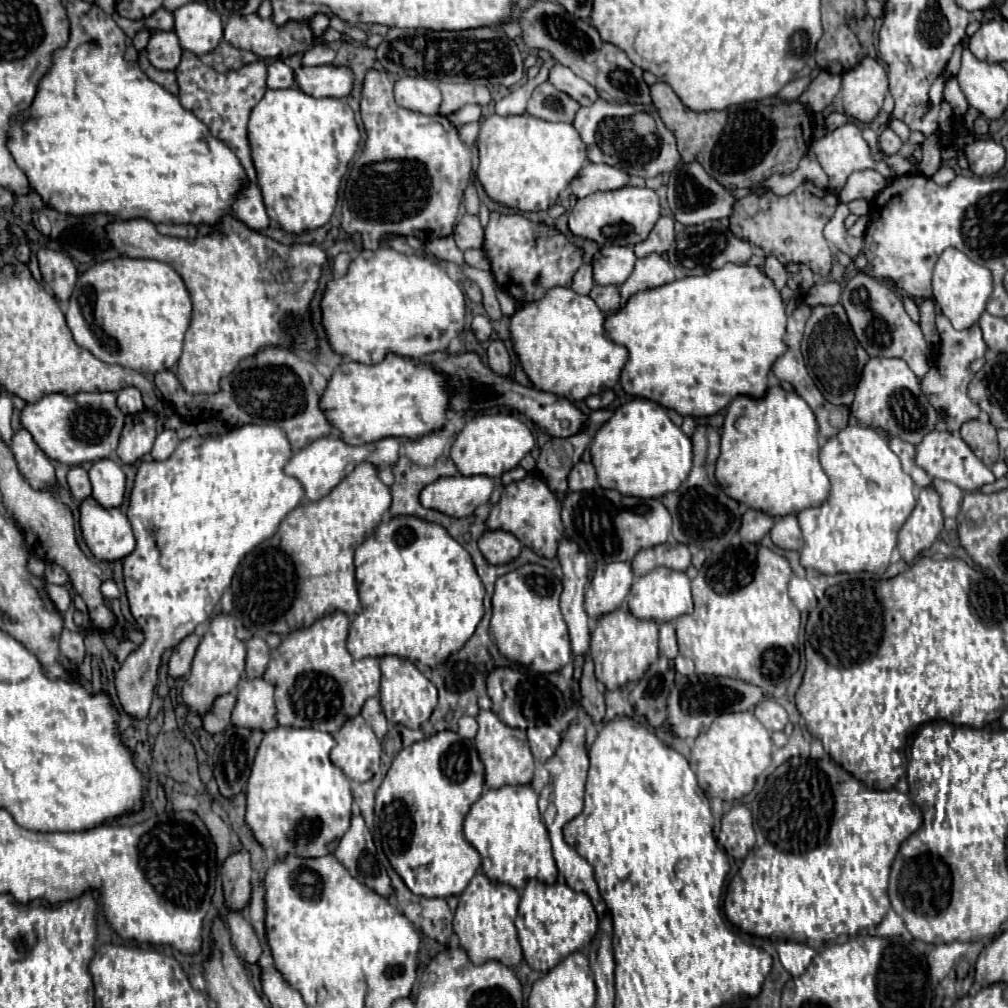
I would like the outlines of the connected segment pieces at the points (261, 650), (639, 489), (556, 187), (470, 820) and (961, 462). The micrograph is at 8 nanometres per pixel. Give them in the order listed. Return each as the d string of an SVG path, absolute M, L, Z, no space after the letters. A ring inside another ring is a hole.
M253 637L245 641L247 647L247 659L245 659L245 675L247 679L263 677L267 663L269 663L269 647L261 637Z
M647 399L621 405L591 443L591 461L597 467L599 485L641 499L657 499L677 489L691 471L691 457L691 439L667 417L659 403Z
M529 113L523 115L489 115L479 131L479 167L477 167L477 179L481 181L487 195L499 203L505 203L509 207L517 207L521 211L545 211L549 209L561 191L569 187L569 183L577 177L579 169L587 161L587 149L581 141L577 129L571 123L551 123L537 119Z
M531 785L487 789L467 813L463 833L465 839L479 851L483 859L483 873L491 883L505 883L515 889L523 889L529 879L539 879L547 885L557 881L549 835L537 809L537 793Z
M933 431L933 433L929 433L929 437L925 437L925 441L921 441L921 445L917 445L915 461L917 461L917 465L921 469L925 469L927 475L931 475L935 479L951 481L957 487L961 487L963 491L977 491L985 483L995 481L991 469L985 467L983 461L979 461L975 457L975 453L969 449L969 445L961 437L951 435L949 431Z

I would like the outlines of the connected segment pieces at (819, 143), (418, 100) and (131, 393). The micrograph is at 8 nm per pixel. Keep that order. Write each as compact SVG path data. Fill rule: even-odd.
M847 123L833 133L817 139L811 145L819 165L829 177L829 191L839 193L847 177L855 171L875 167L871 149L861 137L861 129L855 123Z
M401 77L395 83L395 101L425 115L437 115L441 105L441 91L425 77Z
M125 387L117 393L117 407L125 413L125 415L133 415L143 411L143 401L141 401L141 393L135 387Z

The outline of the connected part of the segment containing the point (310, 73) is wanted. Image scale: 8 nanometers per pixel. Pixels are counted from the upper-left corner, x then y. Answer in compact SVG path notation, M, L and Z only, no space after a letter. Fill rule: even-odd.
M319 65L295 71L297 85L313 97L347 97L353 89L355 75L349 67Z

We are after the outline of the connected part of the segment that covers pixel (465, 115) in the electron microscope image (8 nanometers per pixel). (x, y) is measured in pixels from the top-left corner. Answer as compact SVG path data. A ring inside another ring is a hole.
M465 105L465 107L457 109L455 113L451 113L449 119L453 121L455 127L461 127L469 121L479 121L481 119L481 107L479 105Z

